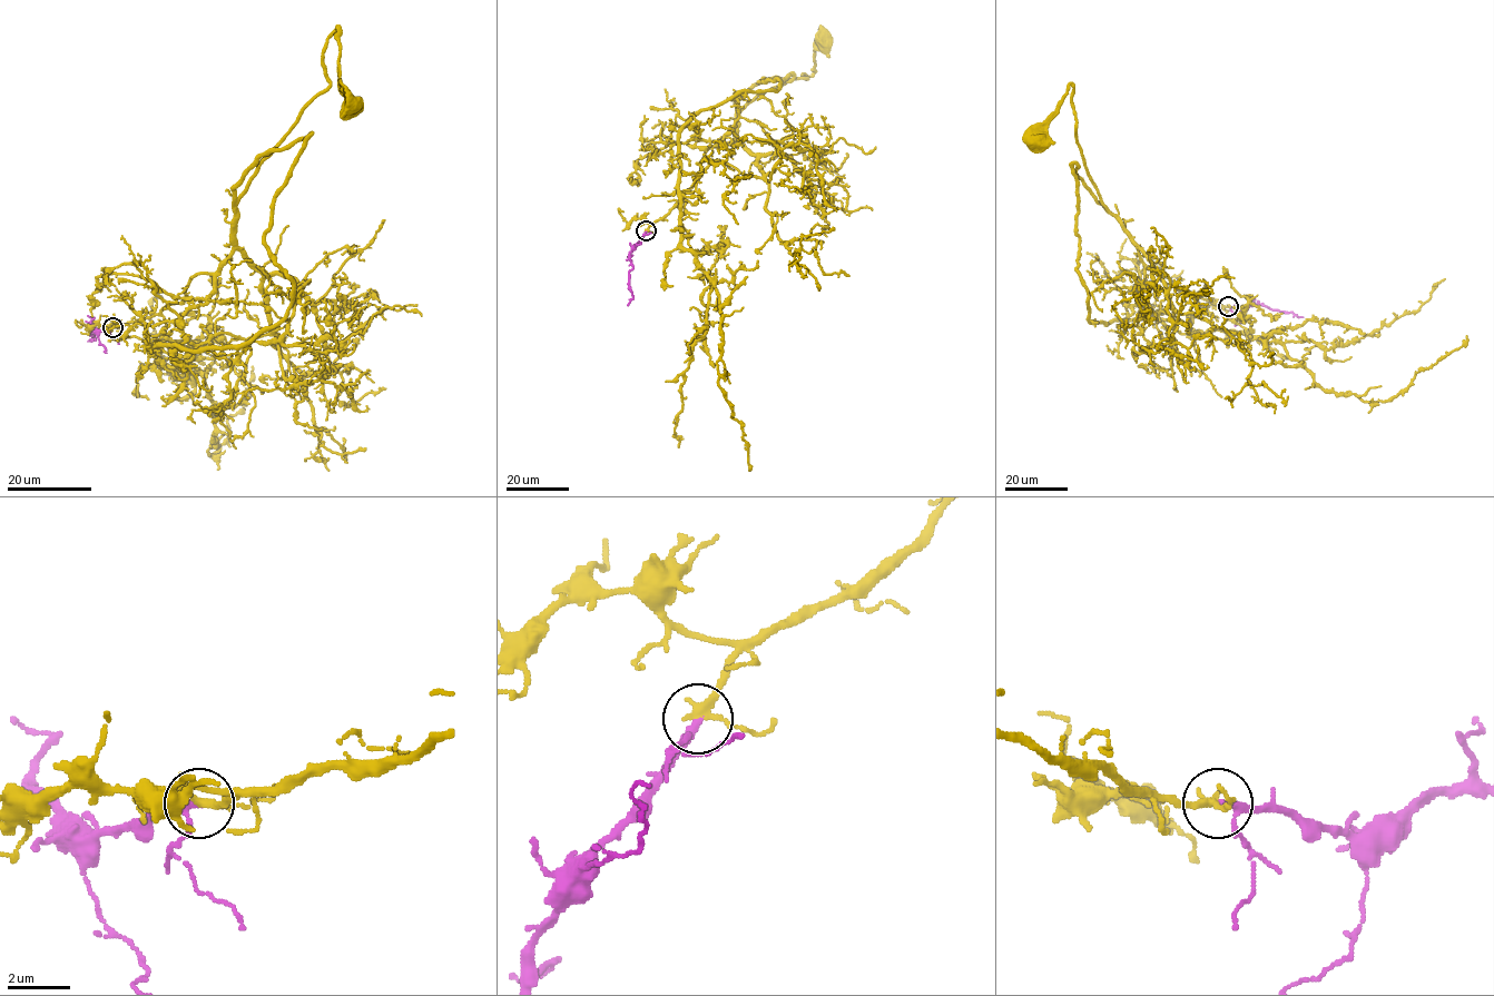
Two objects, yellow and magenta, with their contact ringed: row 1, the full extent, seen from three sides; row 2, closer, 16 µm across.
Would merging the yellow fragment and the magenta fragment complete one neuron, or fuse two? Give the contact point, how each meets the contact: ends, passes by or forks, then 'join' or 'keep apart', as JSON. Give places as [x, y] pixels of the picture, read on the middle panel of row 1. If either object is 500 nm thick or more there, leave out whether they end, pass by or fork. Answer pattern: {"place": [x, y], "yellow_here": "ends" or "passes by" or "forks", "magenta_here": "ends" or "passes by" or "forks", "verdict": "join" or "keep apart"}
{"place": [646, 230], "yellow_here": "passes by", "magenta_here": "passes by", "verdict": "join"}

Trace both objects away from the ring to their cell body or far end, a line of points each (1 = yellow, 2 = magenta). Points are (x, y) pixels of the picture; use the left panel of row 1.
1: (112, 327), (178, 304), (231, 254), (234, 203), (328, 86), (323, 52), (337, 27), (351, 104)
2: (112, 327), (98, 332), (91, 324), (95, 326), (89, 331), (95, 337), (87, 341)

